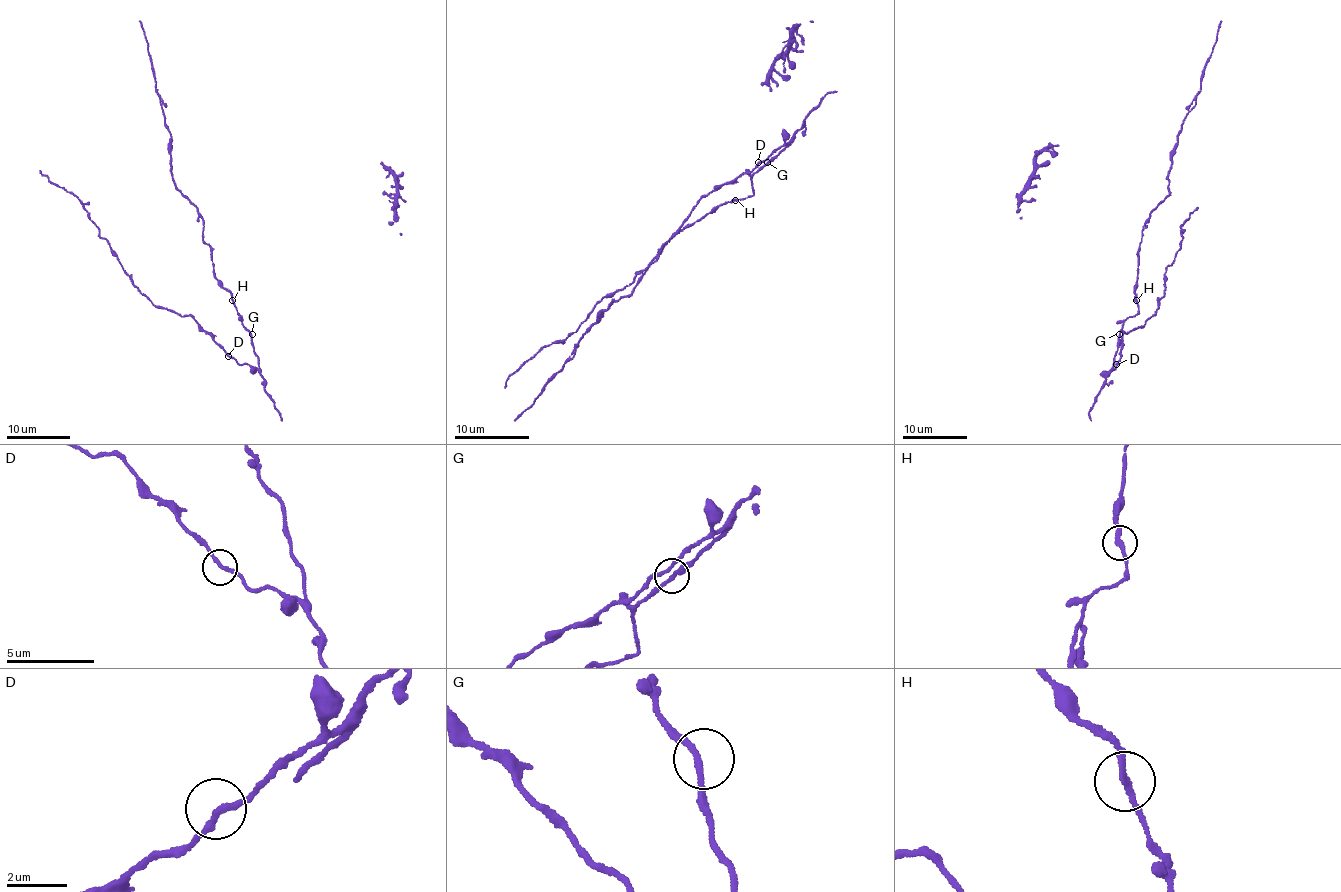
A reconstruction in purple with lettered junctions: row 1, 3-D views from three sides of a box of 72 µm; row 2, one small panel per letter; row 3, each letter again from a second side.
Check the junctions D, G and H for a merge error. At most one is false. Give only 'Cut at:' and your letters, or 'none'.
Cut at: none

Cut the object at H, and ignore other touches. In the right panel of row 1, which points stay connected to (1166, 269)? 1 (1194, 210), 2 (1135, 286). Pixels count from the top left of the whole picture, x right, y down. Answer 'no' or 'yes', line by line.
1: yes
2: no

